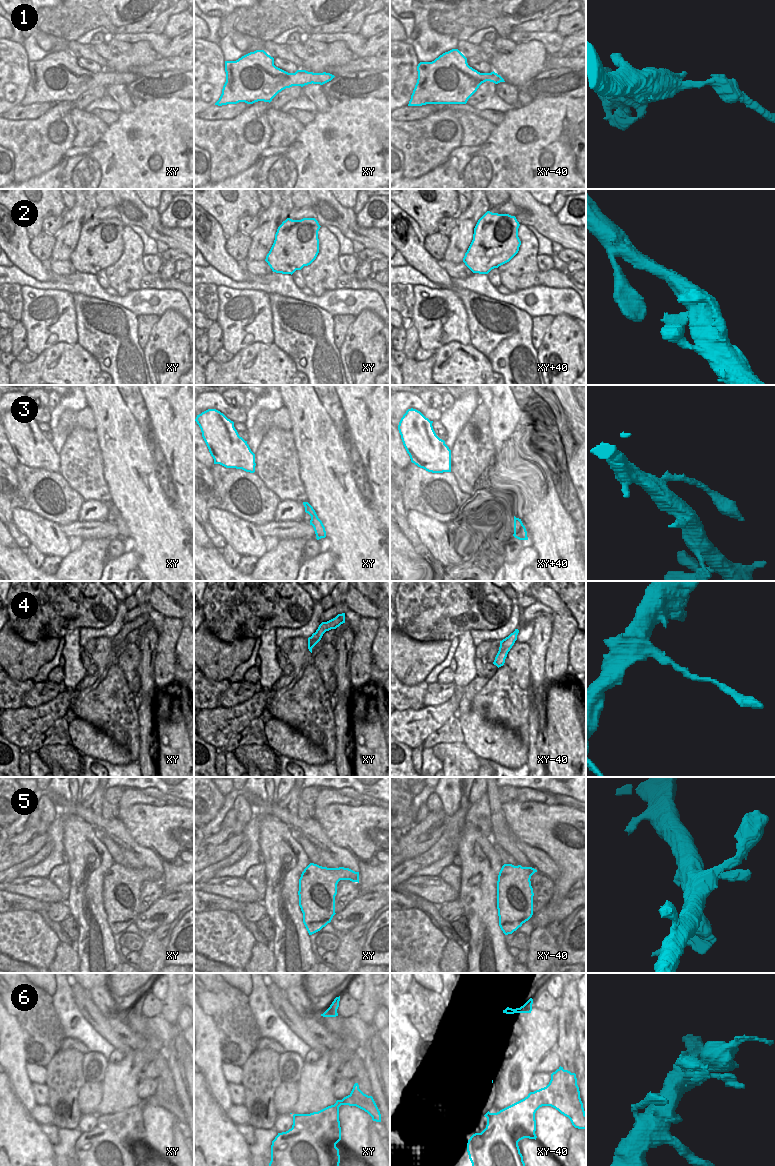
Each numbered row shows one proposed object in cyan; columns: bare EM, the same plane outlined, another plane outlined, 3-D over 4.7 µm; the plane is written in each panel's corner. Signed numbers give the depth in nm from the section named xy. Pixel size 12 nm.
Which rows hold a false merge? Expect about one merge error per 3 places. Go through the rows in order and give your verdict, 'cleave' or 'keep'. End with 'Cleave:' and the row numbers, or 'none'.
1: cleave
2: keep
3: keep
4: cleave
5: keep
6: cleave
Cleave: 1, 4, 6

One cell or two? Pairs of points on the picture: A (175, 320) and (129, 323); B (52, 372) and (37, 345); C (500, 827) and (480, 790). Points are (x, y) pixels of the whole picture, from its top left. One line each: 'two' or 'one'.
A: two
B: two
C: two

